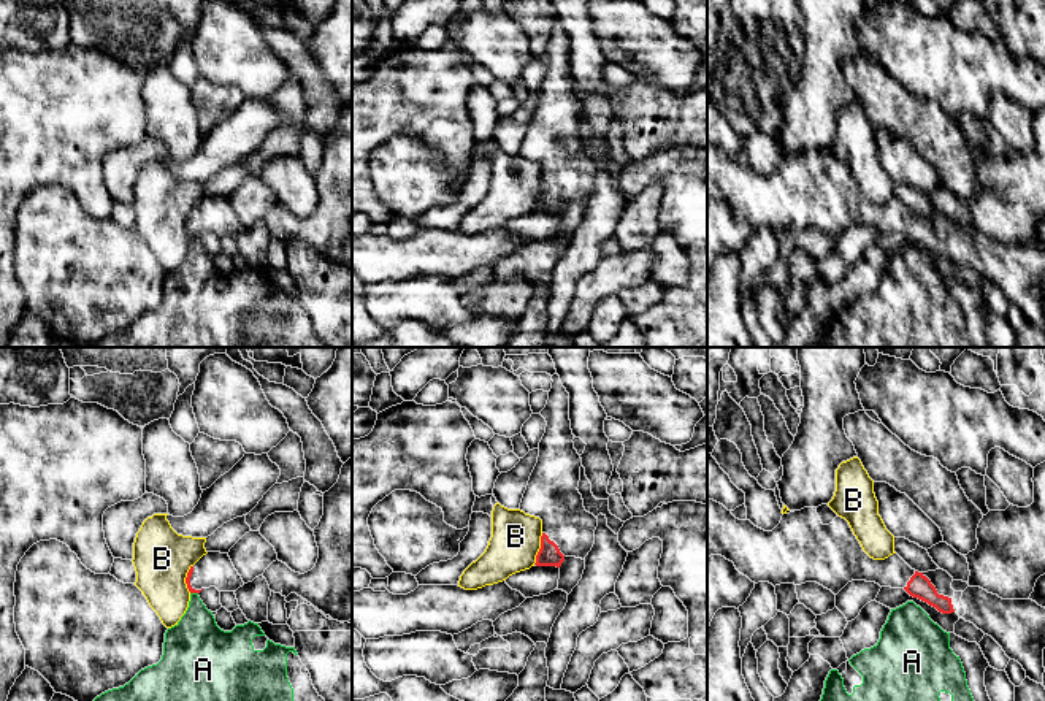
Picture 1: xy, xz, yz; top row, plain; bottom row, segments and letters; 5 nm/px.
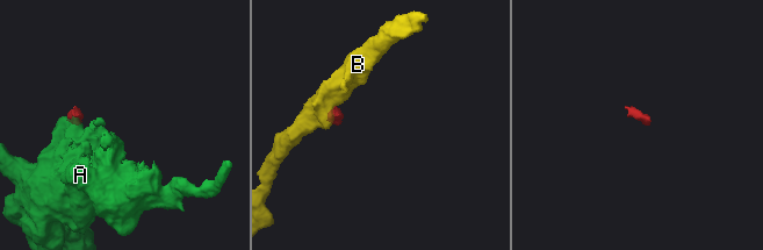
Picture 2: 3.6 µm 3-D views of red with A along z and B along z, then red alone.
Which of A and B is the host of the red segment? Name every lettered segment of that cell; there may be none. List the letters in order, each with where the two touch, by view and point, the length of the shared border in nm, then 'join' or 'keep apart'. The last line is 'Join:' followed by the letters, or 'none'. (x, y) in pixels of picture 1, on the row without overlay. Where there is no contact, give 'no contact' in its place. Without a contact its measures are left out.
A: contact xy (194, 237); length 40 nm; keep apart
B: contact xz (539, 194); length 170 nm; keep apart
Join: none

